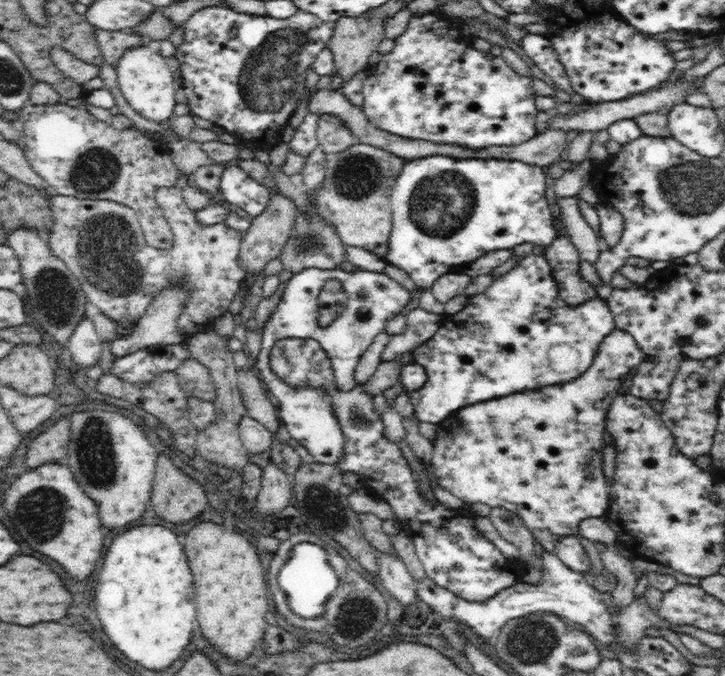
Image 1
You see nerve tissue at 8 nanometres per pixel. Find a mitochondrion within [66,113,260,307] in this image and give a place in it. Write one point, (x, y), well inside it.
(109, 249)

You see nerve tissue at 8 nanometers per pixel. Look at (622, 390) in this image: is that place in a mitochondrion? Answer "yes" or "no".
no

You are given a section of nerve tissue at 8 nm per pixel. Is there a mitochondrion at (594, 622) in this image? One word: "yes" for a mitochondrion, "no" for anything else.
no

